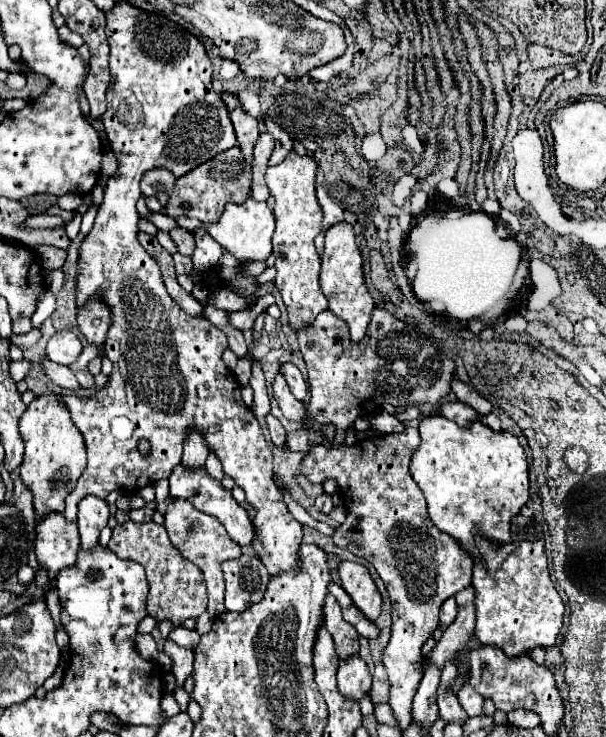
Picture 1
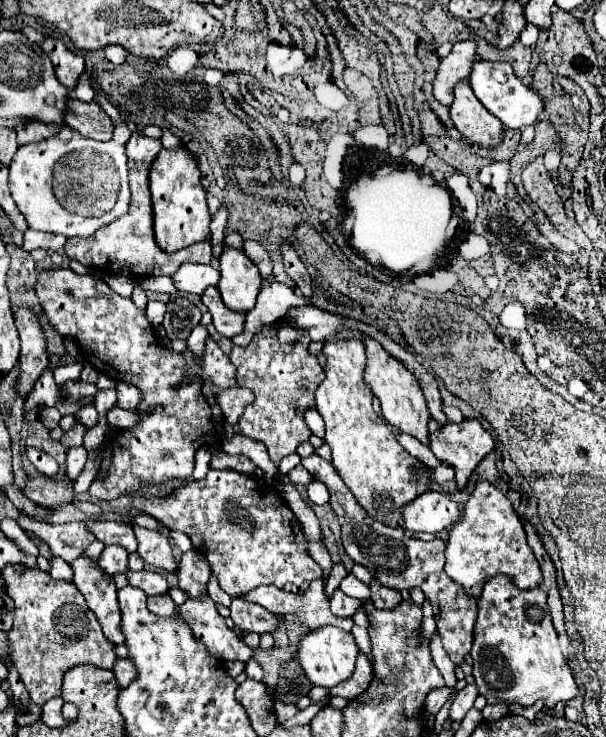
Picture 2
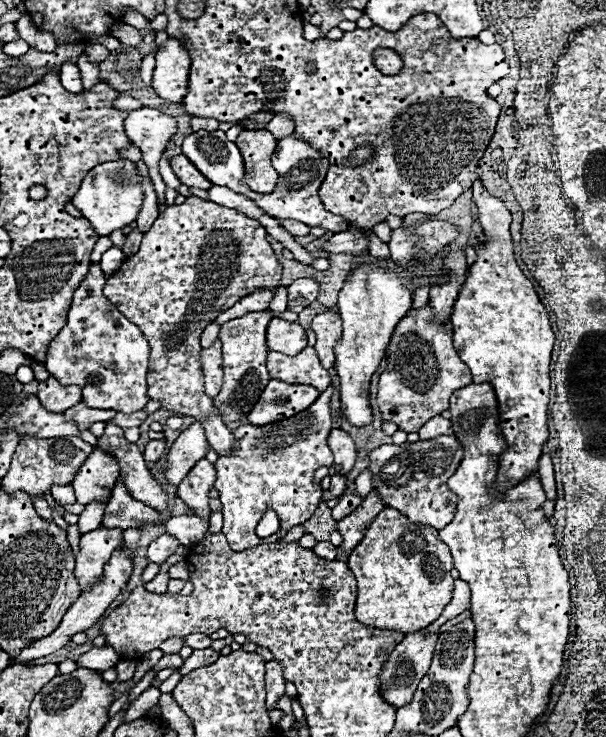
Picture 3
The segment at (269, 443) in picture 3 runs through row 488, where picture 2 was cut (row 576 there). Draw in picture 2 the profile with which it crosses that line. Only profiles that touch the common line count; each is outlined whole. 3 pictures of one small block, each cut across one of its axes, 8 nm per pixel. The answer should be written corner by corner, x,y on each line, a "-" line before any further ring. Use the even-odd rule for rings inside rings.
210,470
204,480
188,480
164,500
134,496
130,502
140,512
148,512
164,522
168,530
182,530
192,540
192,546
204,552
212,572
220,582
220,588
232,598
242,596
244,592
250,592
252,588
258,588
262,584
272,584
286,592
302,594
312,580
322,578
322,568
308,556
306,538
290,506
274,490
274,486
266,484
262,478
254,480
254,476
242,476
230,470

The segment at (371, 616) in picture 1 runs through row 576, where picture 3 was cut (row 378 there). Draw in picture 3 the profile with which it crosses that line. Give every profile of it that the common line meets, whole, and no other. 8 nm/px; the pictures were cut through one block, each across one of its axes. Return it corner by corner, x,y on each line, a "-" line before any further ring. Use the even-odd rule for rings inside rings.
364,264
364,266
356,266
350,272
338,296
338,312
342,316
342,326
344,326
344,334
334,348
336,370
340,376
340,400
342,400
342,414
356,428
364,428
372,424
372,410
368,400
370,380
386,354
390,336
398,320
402,320
402,316
406,316
412,306
412,296
406,284
408,278
400,278
400,274
392,270
380,270
380,268
376,270

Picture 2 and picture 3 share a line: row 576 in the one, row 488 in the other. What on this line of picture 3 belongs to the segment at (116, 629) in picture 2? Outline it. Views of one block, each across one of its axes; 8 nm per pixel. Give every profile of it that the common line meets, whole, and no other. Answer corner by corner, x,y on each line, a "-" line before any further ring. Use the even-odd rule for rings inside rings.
96,448
72,480
76,500
84,506
96,500
98,502
110,500
118,476
120,476
120,466
114,460
114,456
106,450

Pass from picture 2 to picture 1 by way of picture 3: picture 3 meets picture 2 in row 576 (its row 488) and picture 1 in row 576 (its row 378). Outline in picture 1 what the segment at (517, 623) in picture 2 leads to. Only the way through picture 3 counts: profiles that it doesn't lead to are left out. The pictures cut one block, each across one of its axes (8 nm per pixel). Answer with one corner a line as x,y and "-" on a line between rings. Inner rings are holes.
524,516
512,520
510,544
494,546
484,538
476,538
476,546
486,566
474,564
472,586
476,590
476,638
482,644
498,646
506,656
516,658
534,648
554,646
562,628
564,604
556,592
544,554
542,526

